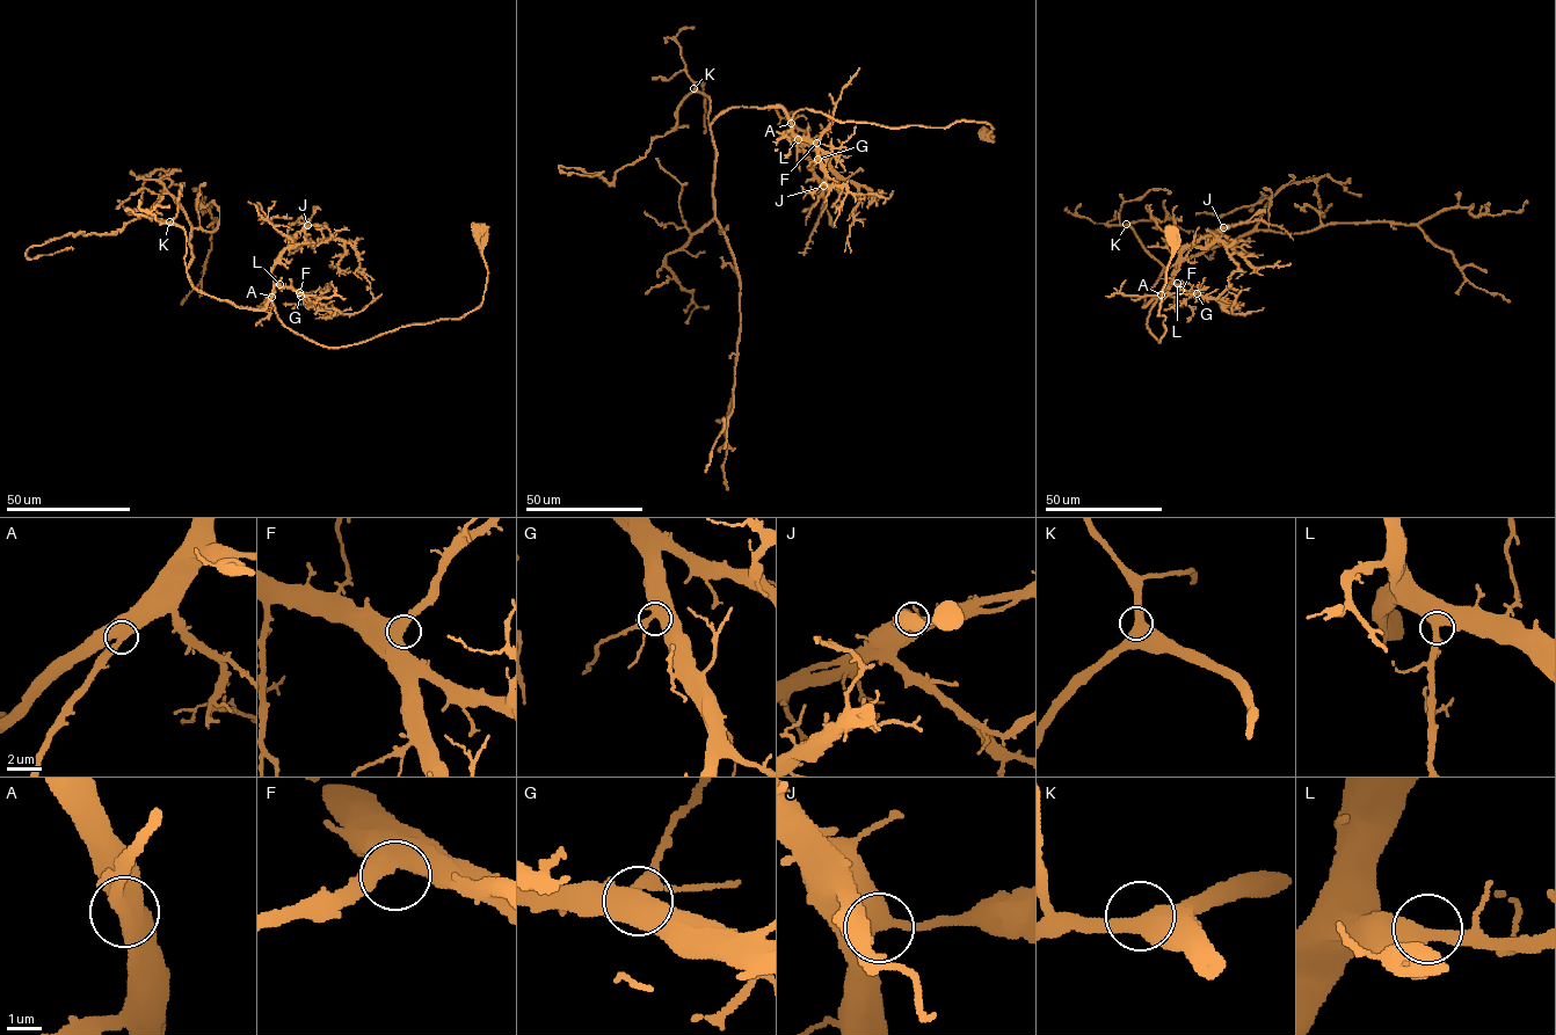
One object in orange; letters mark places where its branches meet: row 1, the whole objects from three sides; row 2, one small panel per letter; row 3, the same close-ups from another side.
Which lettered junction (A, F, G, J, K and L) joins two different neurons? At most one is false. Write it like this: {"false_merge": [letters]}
{"false_merge": []}

